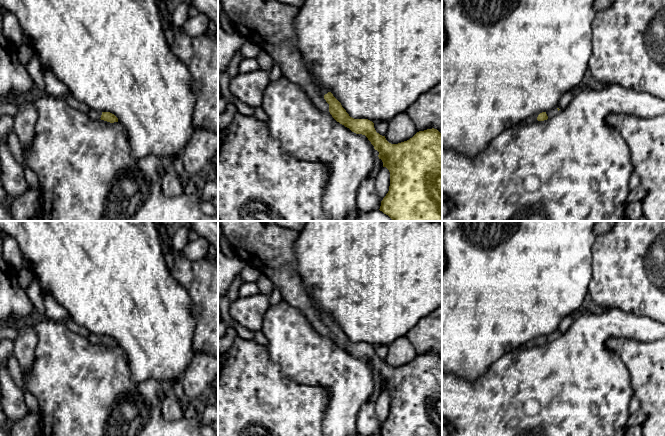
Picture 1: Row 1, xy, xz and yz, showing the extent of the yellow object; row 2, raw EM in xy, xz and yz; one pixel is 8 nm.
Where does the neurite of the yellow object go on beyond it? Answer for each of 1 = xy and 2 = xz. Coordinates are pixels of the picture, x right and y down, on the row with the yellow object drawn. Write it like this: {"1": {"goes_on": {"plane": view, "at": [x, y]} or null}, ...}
{"1": {"goes_on": {"plane": "xy", "at": [93, 114]}}, "2": {"goes_on": {"plane": "xz", "at": [270, 24]}}}

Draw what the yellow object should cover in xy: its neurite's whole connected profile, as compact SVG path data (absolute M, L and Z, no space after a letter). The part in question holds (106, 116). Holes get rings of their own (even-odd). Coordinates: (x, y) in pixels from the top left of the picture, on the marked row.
M90 110L87 114L89 115L90 118L94 120L101 119L110 123L118 122L118 118L110 112L101 113L95 110Z

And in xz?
M221 0L221 3L223 11L245 39L260 48L266 48L280 64L283 76L303 87L312 102L318 108L329 111L337 122L356 134L365 135L379 152L383 167L390 172L389 191L381 201L380 211L392 221L442 221L442 134L437 129L419 131L409 140L398 144L389 143L385 136L376 132L372 121L350 117L331 92L326 94L326 89L310 74L299 52L291 46L299 7L278 0Z

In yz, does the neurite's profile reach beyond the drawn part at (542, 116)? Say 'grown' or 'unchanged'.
grown

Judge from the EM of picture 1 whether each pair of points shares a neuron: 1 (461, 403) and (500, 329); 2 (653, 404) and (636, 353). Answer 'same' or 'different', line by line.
1: different
2: same

